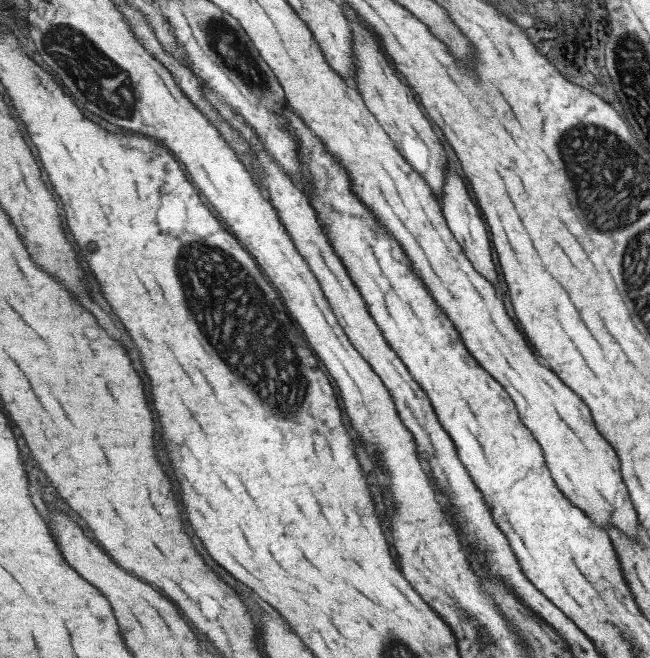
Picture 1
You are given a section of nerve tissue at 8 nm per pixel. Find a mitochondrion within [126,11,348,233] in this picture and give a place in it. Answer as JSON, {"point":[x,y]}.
{"point":[230,45]}

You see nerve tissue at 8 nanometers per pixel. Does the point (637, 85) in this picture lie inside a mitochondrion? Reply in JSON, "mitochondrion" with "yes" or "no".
{"mitochondrion":"yes"}

